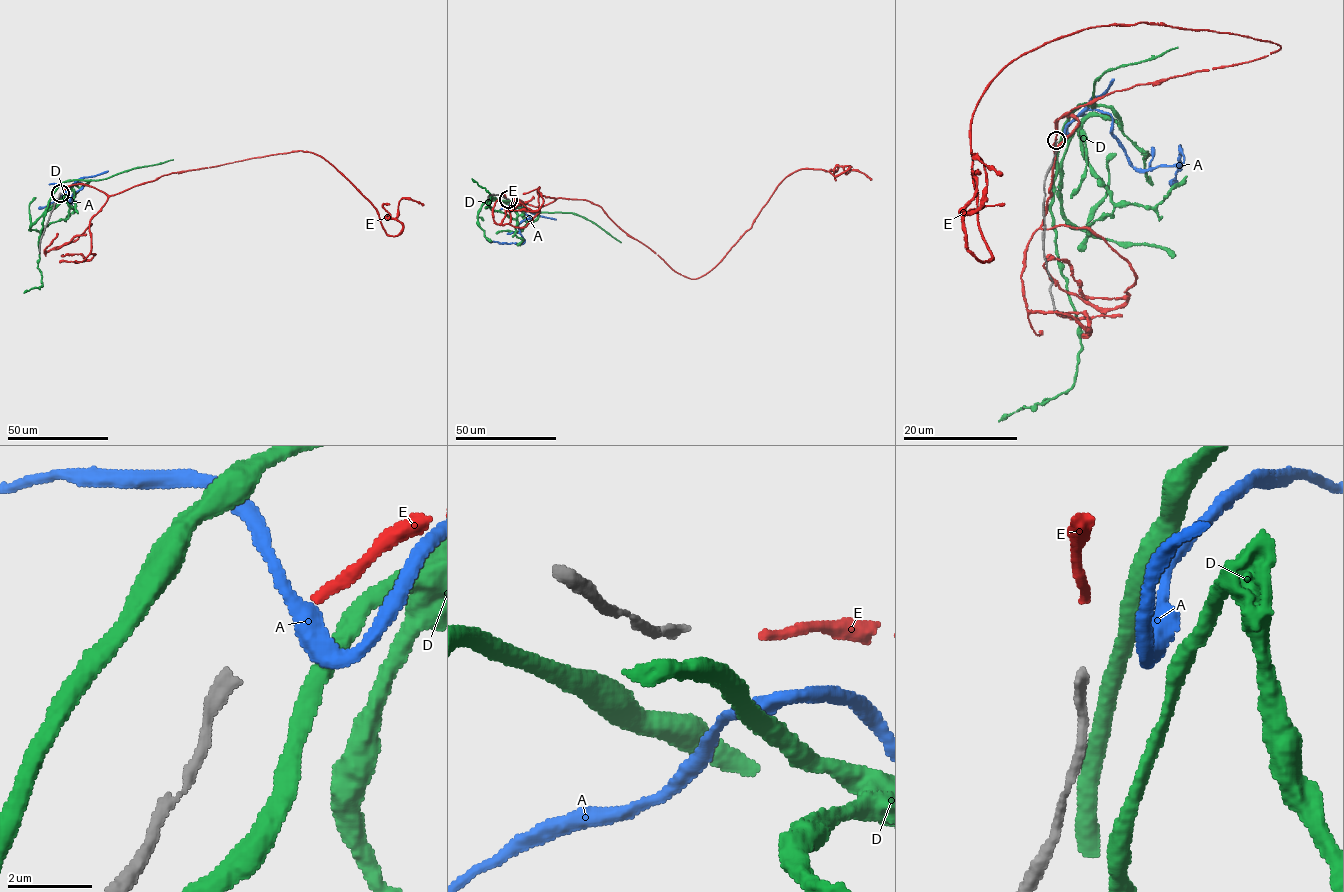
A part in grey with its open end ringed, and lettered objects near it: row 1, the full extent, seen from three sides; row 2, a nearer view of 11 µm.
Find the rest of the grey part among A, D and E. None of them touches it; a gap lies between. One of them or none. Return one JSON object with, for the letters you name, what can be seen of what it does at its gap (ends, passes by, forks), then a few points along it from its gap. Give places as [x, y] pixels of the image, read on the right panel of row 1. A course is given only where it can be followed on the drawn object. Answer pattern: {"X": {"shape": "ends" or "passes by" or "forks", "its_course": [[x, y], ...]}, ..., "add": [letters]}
{"E": {"shape": "ends", "its_course": [[1056, 132], [1280, 46], [1137, 22], [1046, 42], [971, 120], [980, 260], [974, 155], [1000, 175]]}, "add": ["E"]}

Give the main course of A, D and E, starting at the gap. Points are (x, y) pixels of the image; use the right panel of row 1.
A: (1064, 136), (1081, 112), (1106, 112), (1116, 140), (1138, 169), (1183, 162), (1180, 146), (1180, 166), (1168, 183)
D: (1061, 132), (1051, 209), (1057, 258), (1081, 339), (1076, 382), (1064, 392), (1034, 406), (1020, 408), (998, 422)
E: (1056, 132), (1280, 46), (1137, 22), (1046, 42), (971, 120), (980, 260), (974, 155), (1000, 175)

